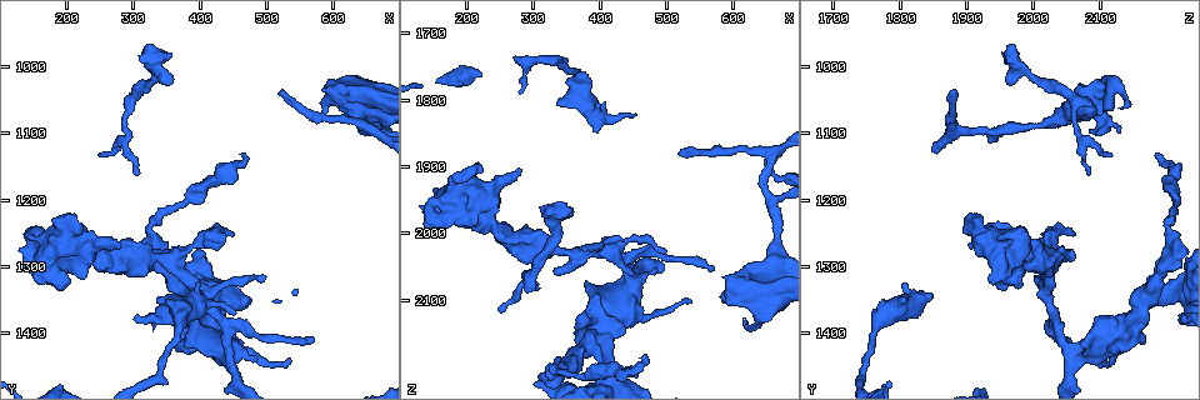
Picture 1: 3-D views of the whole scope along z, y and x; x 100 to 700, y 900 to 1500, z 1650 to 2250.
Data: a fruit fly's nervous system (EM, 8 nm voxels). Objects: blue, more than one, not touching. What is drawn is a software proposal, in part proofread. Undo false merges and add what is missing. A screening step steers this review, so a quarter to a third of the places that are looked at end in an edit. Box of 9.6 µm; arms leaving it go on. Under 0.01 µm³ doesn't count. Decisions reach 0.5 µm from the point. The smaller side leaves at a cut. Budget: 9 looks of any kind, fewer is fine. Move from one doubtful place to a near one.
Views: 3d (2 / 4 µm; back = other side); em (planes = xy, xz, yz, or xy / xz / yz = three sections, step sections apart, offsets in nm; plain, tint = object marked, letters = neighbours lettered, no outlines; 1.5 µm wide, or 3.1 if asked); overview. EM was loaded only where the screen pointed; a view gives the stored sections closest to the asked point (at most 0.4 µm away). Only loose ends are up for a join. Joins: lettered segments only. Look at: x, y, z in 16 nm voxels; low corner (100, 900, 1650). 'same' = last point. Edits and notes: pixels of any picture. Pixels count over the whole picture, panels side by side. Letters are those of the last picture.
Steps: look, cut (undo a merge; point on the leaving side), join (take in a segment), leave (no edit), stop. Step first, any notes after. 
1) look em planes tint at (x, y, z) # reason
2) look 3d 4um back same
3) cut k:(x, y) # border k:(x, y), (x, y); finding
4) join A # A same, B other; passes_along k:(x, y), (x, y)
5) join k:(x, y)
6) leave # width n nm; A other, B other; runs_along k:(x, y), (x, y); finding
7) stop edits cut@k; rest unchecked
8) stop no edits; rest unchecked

look em xy step 8 letters at (445, 1255, 2065) # thin end

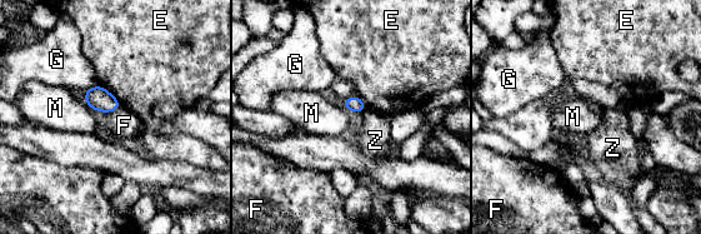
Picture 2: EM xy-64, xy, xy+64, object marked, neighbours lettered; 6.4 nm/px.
leave # longest_contact E 220 nm; E other, F other, G other, M other, Z other; border 2:(84, 101), (95, 111); none of them fits

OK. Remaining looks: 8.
look em xz step 8 tint at (395, 1325, 1810) # branch stops here

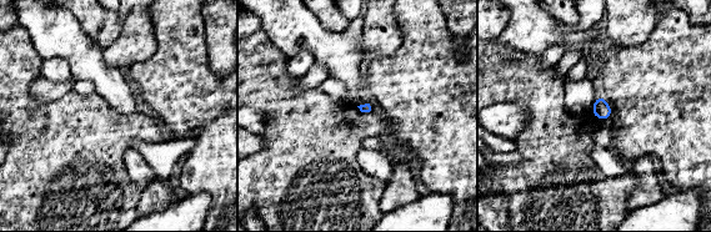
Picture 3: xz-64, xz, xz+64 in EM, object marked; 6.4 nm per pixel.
look em planes letters same

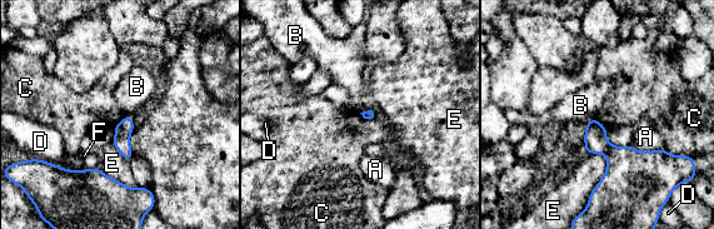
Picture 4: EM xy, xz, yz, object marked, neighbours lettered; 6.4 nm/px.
leave # A other, B other, C other, D other, E other, F other; no lettered segment goes on from it

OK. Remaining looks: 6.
look 3d 2um at (660, 1095, 1950)

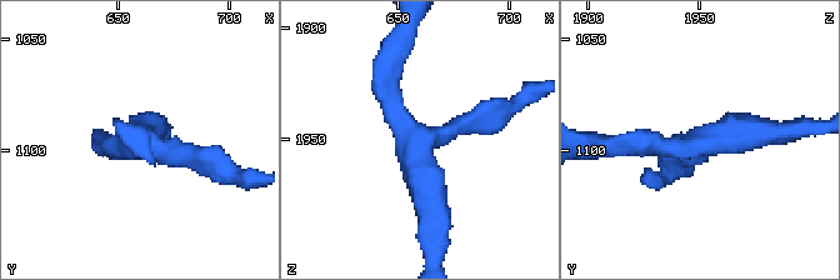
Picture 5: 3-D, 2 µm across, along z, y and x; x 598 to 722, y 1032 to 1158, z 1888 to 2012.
look em planes letters at (659, 1097, 1952)

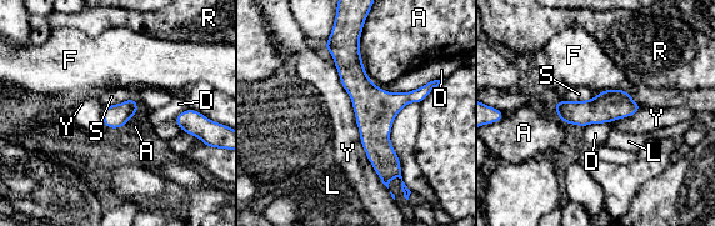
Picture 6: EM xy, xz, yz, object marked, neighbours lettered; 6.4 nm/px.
leave # width 200 nm; longest_contact Y 900 nm; A other, D other, F other, L other, R other, S other, Y other; one neuron here

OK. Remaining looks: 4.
look em planes tint at (305, 1165, 2085) # branch stops here

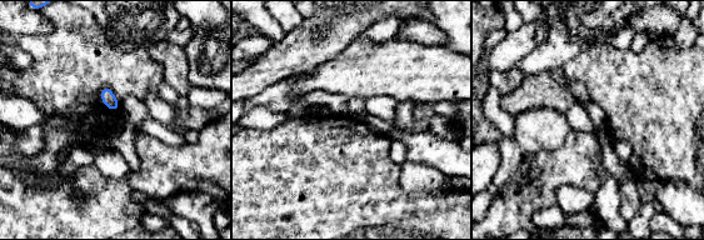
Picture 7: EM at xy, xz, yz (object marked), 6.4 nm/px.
look em planes letters same # see the neighbours

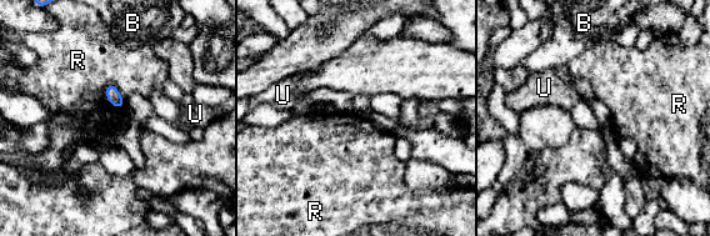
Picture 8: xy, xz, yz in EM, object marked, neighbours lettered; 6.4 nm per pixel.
leave # B other, R other, U other; border 8:(110, 81), (105, 98), (123, 108); none of them fits

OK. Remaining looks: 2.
stop no edits; rest unchecked

